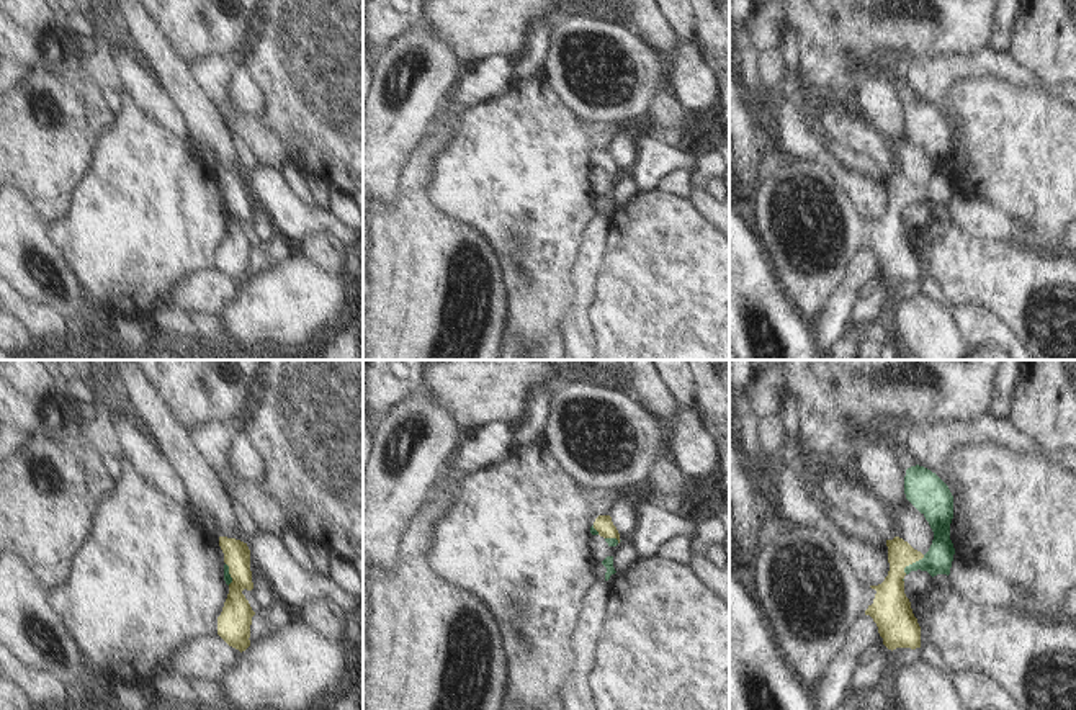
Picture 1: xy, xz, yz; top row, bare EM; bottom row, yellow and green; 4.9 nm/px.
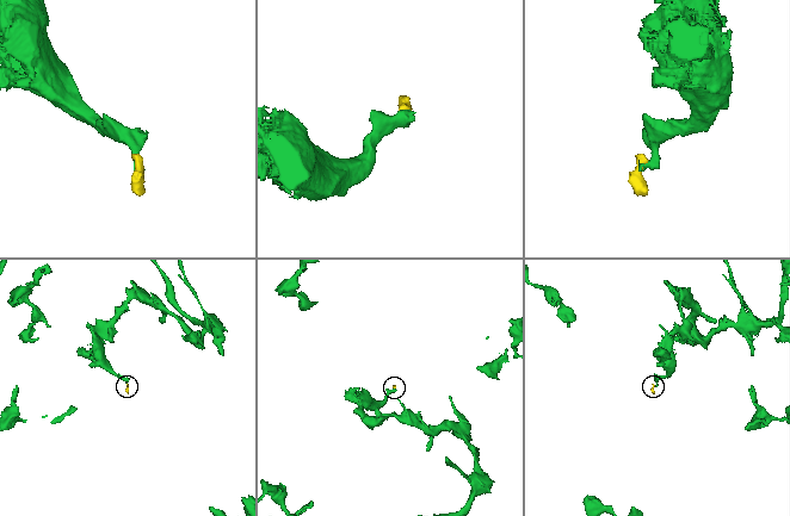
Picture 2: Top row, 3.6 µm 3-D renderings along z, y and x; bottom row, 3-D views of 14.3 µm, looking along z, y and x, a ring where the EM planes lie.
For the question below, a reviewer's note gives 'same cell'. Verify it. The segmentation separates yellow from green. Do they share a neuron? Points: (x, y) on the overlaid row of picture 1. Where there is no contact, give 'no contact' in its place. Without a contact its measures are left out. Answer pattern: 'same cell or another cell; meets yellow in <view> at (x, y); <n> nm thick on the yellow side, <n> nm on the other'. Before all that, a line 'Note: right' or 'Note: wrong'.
Note: right
same cell; meets yellow in yz at (913, 561); 180 nm thick on the yellow side, 140 nm on the other

